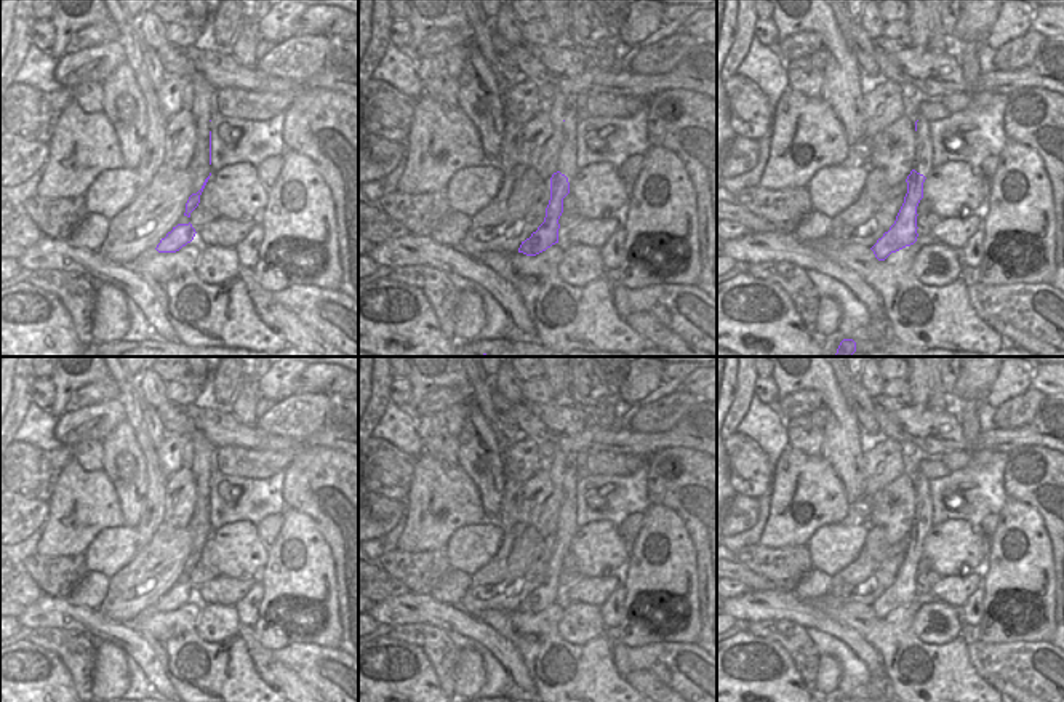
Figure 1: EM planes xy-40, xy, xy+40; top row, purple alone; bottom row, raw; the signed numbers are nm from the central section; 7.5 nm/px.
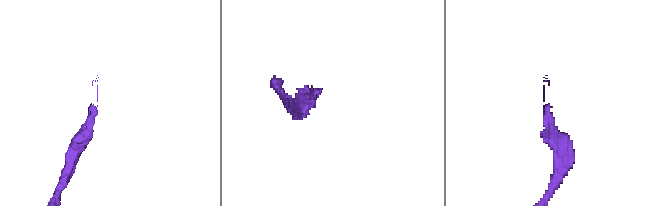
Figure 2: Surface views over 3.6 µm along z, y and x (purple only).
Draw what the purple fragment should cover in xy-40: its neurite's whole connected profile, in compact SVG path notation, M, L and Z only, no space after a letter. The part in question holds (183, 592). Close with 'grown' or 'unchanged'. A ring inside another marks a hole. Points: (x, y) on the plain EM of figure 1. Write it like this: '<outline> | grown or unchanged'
M190 580L189 582L178 582L176 585L173 585L171 590L166 592L165 596L160 598L160 601L157 603L155 608L158 611L176 611L182 604L190 601L194 598L195 592L197 590Z | unchanged

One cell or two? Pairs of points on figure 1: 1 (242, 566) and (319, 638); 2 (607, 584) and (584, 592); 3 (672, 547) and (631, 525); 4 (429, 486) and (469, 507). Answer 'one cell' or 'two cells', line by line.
1: two cells
2: one cell
3: two cells
4: one cell

